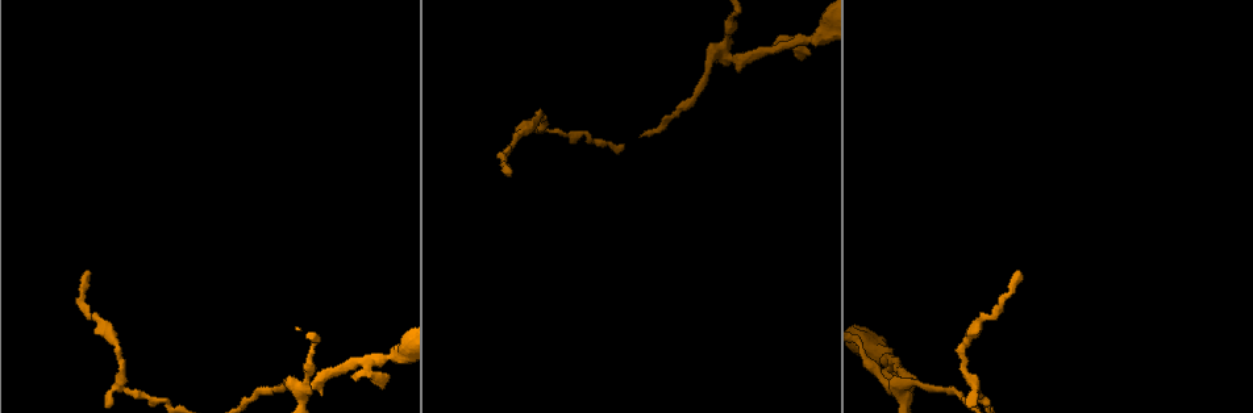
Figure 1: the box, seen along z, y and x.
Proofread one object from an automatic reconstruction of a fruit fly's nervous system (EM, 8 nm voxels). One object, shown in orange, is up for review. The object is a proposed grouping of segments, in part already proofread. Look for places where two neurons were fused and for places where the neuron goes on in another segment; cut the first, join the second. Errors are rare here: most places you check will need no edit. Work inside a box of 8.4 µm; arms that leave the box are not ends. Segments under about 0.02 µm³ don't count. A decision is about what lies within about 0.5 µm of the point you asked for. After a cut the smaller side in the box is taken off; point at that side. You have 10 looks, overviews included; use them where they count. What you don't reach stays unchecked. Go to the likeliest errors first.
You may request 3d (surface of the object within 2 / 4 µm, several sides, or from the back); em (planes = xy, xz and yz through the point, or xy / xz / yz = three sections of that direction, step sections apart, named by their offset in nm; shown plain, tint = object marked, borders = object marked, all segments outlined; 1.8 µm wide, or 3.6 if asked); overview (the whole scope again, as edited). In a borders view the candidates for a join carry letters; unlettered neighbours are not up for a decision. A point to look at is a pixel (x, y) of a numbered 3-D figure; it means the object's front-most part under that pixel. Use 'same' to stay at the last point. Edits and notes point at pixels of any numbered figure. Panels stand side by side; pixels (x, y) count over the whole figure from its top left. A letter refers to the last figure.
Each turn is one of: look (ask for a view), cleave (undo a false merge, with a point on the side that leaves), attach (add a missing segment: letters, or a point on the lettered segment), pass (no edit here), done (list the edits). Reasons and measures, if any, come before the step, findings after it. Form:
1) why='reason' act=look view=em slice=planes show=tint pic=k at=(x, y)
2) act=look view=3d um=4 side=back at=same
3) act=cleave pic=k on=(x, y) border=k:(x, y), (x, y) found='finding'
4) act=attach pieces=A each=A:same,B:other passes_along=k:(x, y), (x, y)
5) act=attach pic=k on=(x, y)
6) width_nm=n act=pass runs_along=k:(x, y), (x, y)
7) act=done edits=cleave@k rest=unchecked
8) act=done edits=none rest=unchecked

why='free end' act=look view=em slice=planes show=borders pic=1 at=(800, 58)

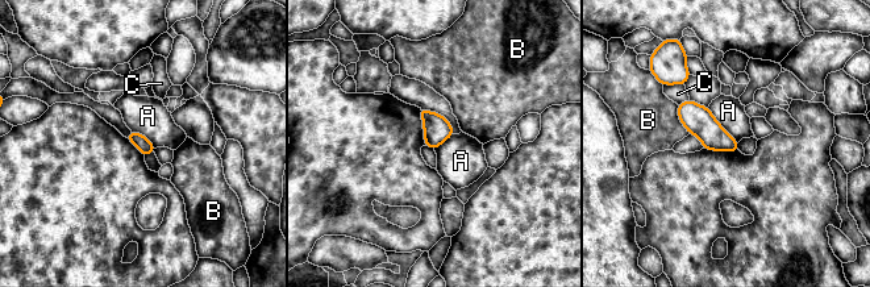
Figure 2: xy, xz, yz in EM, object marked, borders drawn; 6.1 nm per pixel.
act=pass each=A:other,B:other,C:other border=2:(707, 108), (737, 142) found='none of them fits'

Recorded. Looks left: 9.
act=look view=em slice=xy step=4 show=tint pic=1 at=(1018, 273)

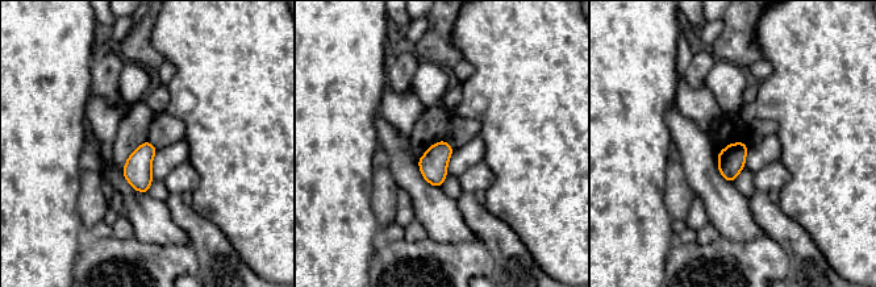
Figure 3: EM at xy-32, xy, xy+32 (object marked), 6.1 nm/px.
why='another direction' act=look view=em slice=planes show=borders at=same

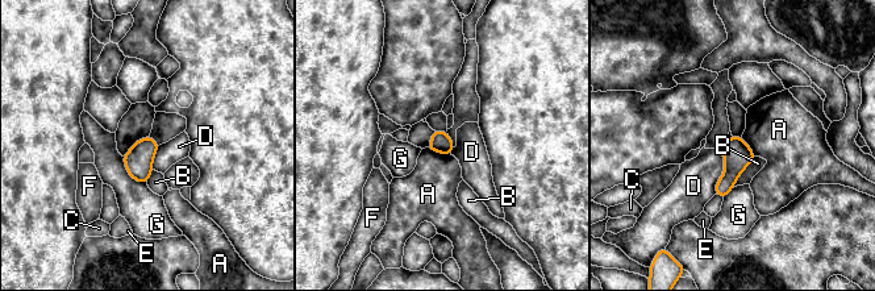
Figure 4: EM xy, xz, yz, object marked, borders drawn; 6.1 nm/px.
width_nm=120 act=pass each=A:other,B:other,C:other,D:other,E:other,F:other,G:other border=4:(428, 146), (450, 154) found='no lettered segment goes on from it'

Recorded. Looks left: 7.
why='abrupt turn' act=look view=em slice=xz step=8 show=tint pic=1 at=(128, 389)

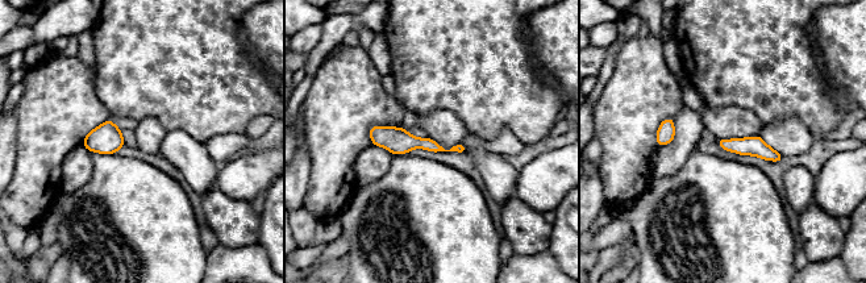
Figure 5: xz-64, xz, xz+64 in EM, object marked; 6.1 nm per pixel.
act=look view=em slice=planes show=borders at=same

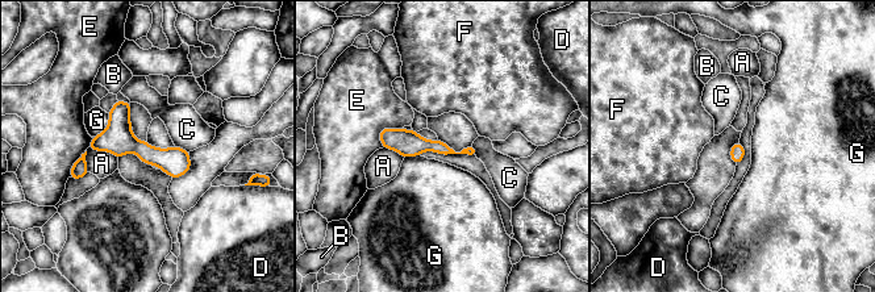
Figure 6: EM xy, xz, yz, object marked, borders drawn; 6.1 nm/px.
act=pass each=A:other,B:other,C:other,D:other,E:other,F:other,G:other runs_along=6:(186, 155), (96, 144), (74, 174) found='all the same neuron'

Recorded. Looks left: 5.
act=done edits=none rest=unchecked

